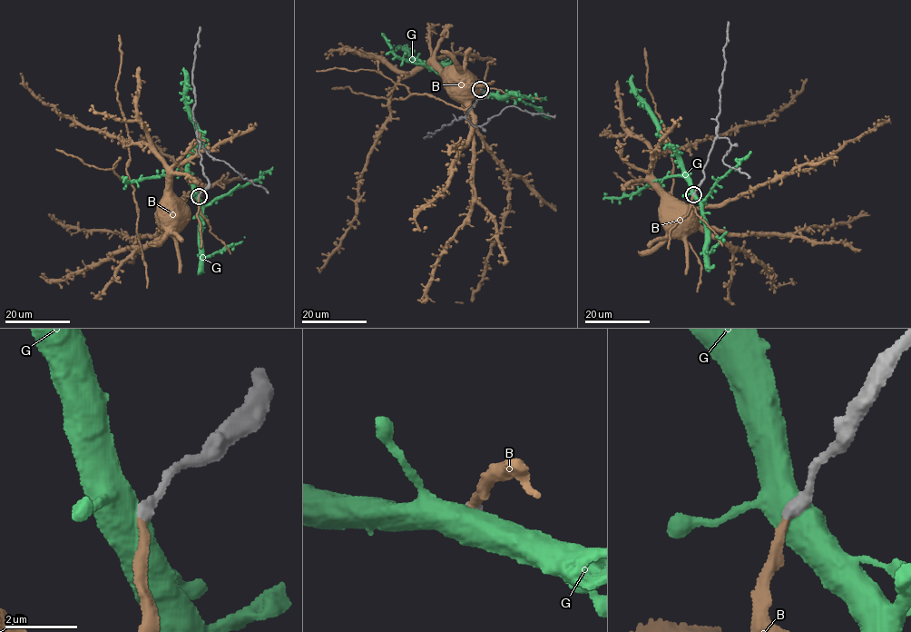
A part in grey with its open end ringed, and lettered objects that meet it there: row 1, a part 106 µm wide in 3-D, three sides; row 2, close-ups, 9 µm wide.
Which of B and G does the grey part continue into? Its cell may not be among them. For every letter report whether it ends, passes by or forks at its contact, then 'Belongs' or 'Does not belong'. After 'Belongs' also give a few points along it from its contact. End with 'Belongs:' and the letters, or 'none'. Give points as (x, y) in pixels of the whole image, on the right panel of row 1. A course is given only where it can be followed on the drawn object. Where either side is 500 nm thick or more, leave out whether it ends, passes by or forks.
B: It ends there. Belongs. Its course: (693, 194), (687, 214), (674, 207), (668, 207), (676, 207)
G: Does not belong
Belongs: B

